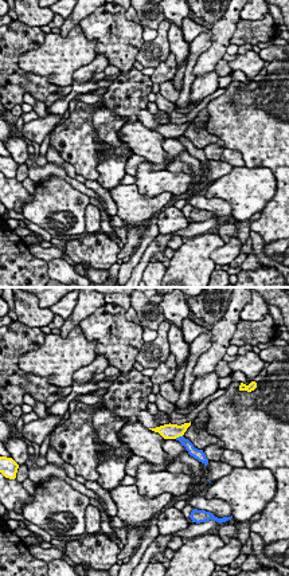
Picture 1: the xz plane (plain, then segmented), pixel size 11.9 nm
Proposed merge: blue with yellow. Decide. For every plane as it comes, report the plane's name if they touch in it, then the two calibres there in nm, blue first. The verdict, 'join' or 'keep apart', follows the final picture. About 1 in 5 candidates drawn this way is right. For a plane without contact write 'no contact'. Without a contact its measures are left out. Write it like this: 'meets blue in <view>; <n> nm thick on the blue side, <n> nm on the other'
meets blue in xz; 120 nm thick on the blue side, 190 nm on the other

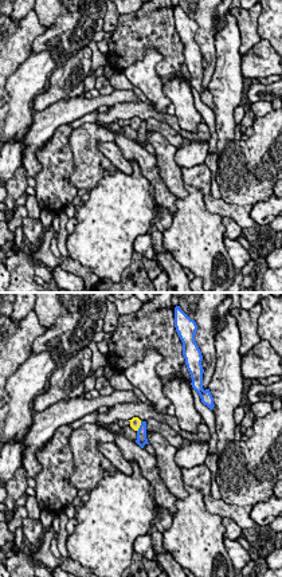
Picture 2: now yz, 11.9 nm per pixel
meets blue in yz; 130 nm thick on the blue side, 130 nm on the other

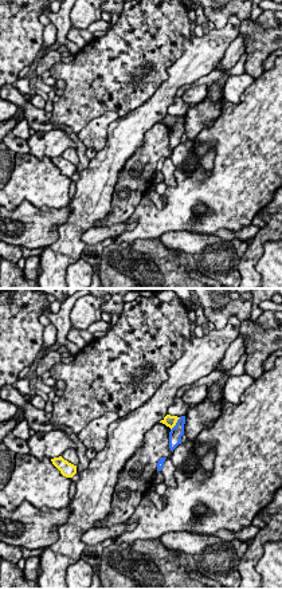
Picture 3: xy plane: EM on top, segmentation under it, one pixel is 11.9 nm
meets blue in xy; 160 nm thick on the blue side, 130 nm on the other

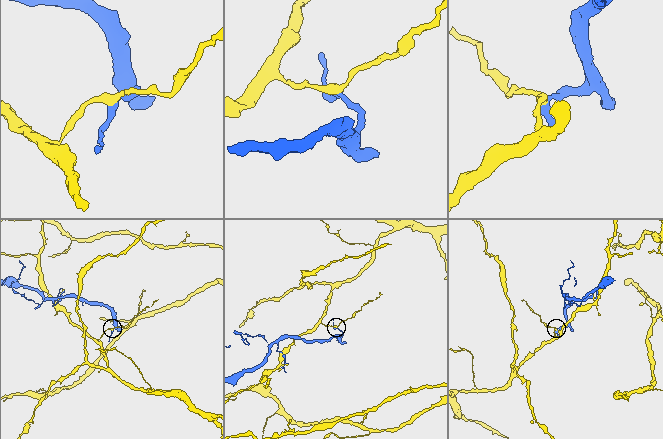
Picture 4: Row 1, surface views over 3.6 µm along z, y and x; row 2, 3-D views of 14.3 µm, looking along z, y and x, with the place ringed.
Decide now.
keep apart

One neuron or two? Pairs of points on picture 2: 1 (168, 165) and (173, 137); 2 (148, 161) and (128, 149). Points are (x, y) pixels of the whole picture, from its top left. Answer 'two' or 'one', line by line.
1: two
2: one

